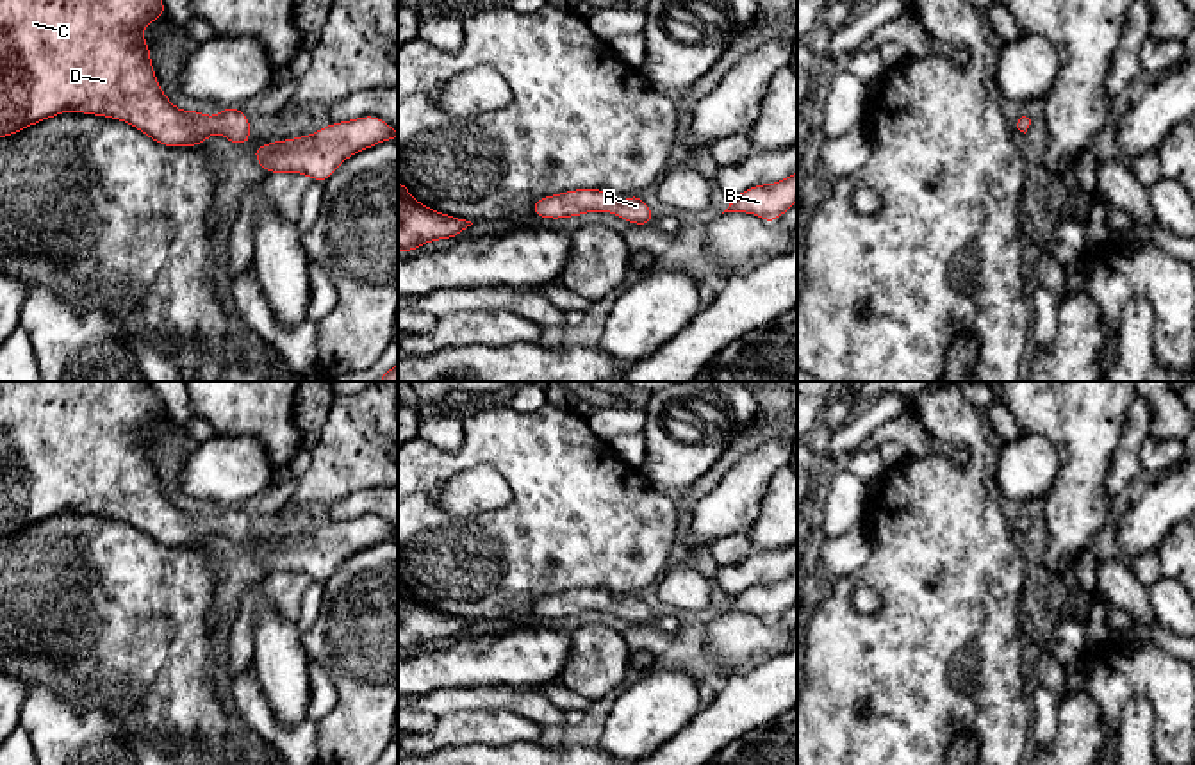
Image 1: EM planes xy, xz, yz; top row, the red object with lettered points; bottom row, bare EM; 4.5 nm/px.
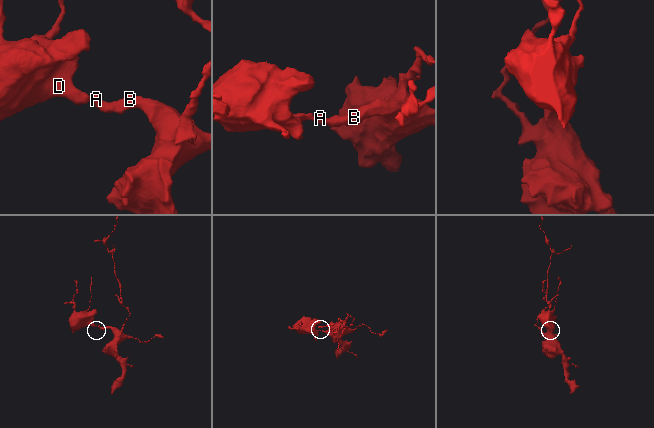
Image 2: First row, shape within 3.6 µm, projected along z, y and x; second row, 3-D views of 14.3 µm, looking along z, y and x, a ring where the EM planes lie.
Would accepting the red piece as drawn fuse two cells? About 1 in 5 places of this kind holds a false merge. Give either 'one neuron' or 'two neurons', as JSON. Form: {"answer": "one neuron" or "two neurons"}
{"answer": "one neuron"}

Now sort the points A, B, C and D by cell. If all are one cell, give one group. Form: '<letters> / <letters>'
A B C D

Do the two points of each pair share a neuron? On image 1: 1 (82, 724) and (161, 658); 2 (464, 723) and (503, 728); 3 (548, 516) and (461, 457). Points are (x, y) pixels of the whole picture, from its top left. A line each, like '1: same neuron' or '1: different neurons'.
1: different neurons
2: same neuron
3: same neuron

